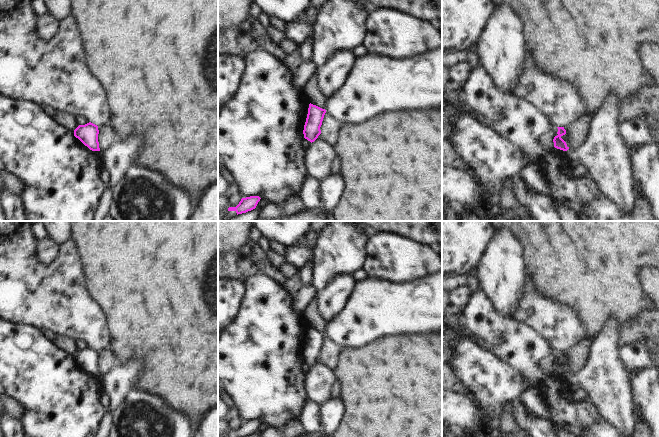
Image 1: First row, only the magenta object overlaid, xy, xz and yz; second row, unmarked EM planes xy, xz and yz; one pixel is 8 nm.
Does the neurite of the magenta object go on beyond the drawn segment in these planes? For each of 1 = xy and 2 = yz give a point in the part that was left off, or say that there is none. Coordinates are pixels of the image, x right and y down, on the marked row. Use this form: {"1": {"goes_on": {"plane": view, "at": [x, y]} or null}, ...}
{"1": {"goes_on": null}, "2": {"goes_on": null}}

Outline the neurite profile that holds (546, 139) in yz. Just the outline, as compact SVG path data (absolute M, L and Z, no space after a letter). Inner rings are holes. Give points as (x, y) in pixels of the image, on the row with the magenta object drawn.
M554 127L540 136L539 143L543 149L549 151L554 147L553 139L557 136L558 128Z

